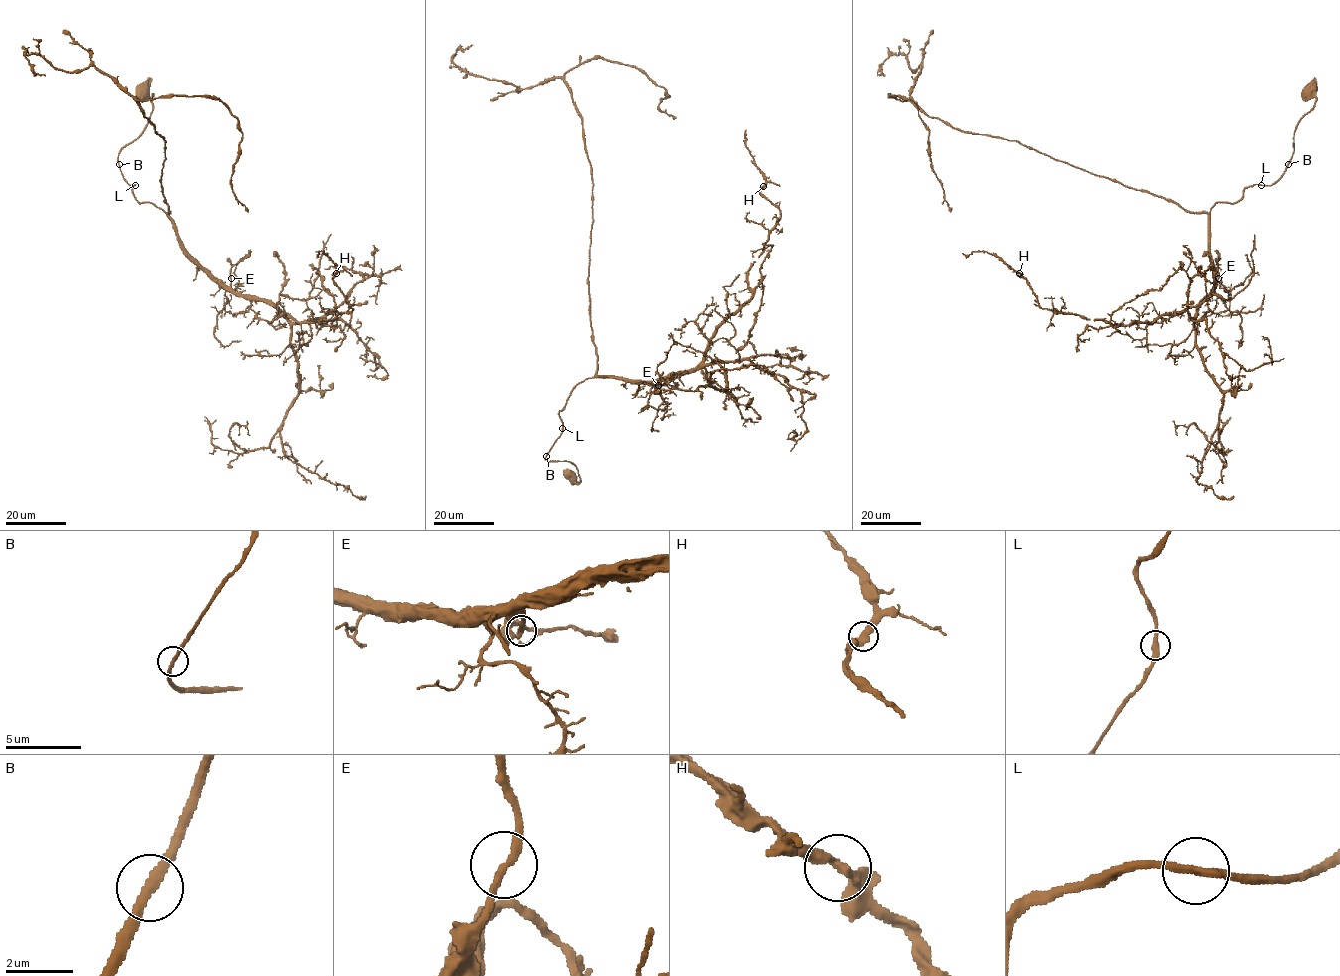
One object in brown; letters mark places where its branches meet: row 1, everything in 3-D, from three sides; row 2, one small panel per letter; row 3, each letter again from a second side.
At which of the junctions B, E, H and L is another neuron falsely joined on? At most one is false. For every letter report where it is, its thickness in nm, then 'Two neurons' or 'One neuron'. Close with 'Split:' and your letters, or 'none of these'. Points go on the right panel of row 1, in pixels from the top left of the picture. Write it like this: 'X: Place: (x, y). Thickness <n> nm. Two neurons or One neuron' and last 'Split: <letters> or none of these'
B: Place: (1288, 164). Thickness 220 nm. One neuron
E: Place: (1218, 278). Thickness 240 nm. One neuron
H: Place: (1019, 273). Thickness 360 nm. One neuron
L: Place: (1261, 185). Thickness 280 nm. One neuron
Split: none of these

